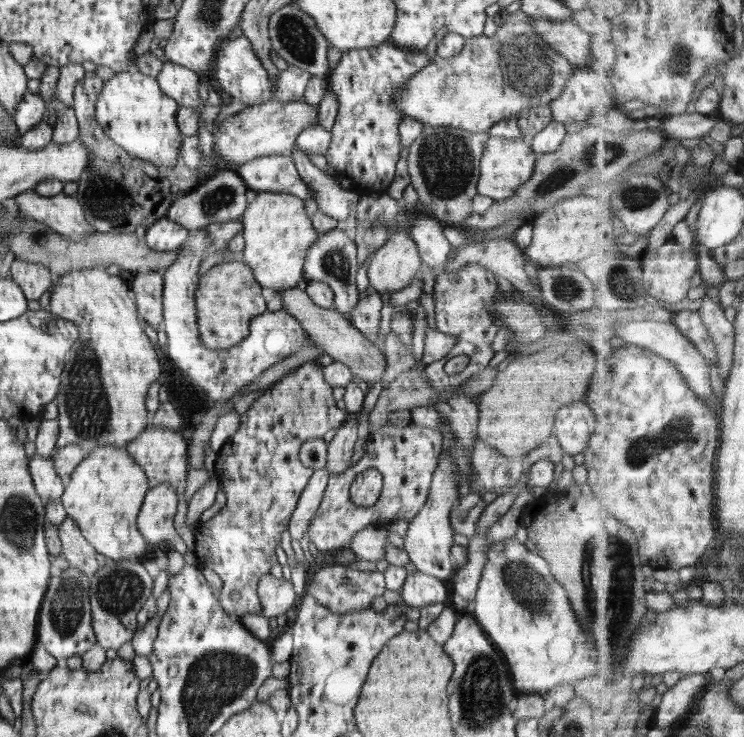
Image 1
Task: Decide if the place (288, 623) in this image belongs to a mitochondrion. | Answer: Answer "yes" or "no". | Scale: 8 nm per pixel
no

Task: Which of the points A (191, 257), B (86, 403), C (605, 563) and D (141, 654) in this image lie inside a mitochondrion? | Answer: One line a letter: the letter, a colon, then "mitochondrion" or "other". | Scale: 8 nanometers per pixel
A: other
B: mitochondrion
C: mitochondrion
D: other

